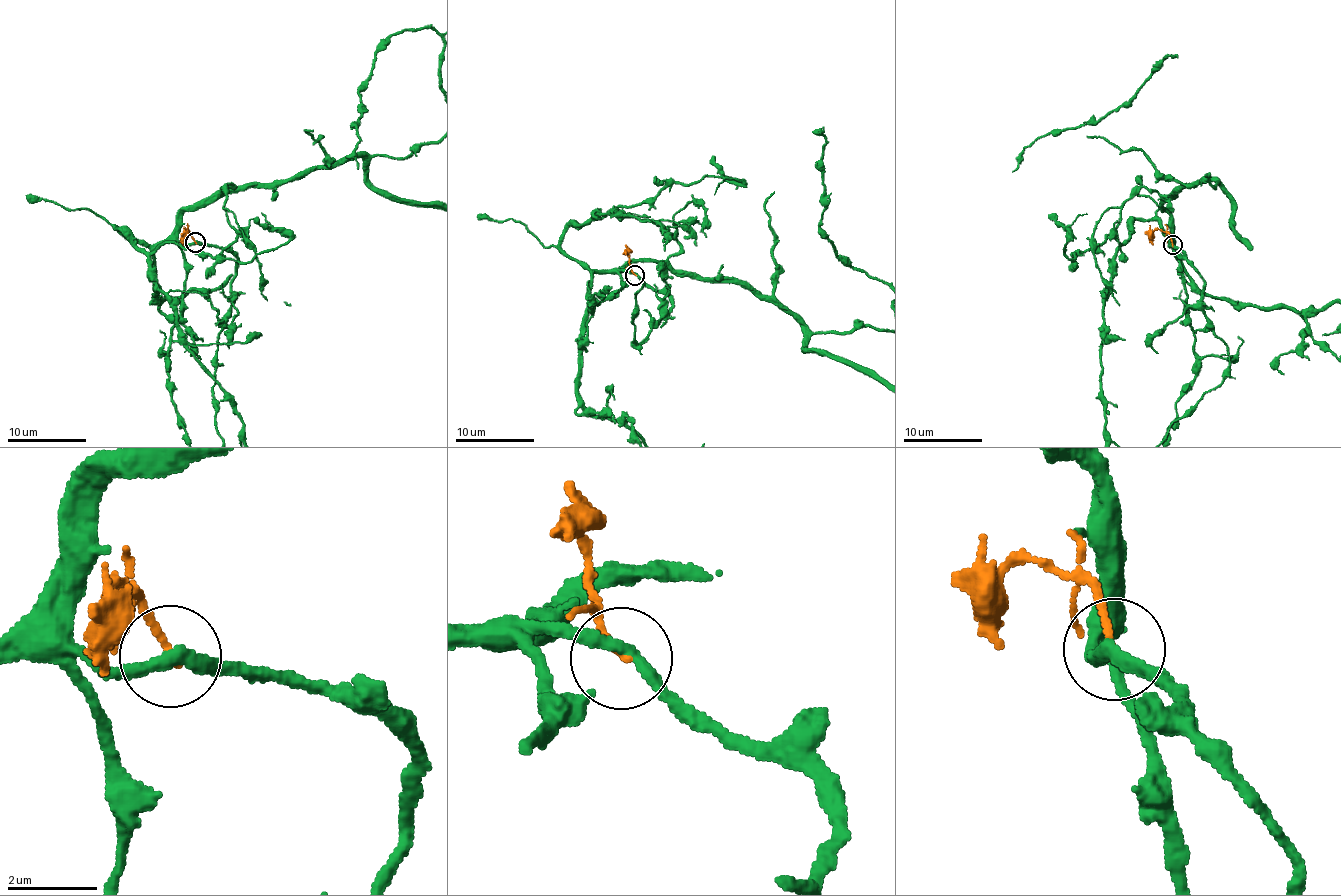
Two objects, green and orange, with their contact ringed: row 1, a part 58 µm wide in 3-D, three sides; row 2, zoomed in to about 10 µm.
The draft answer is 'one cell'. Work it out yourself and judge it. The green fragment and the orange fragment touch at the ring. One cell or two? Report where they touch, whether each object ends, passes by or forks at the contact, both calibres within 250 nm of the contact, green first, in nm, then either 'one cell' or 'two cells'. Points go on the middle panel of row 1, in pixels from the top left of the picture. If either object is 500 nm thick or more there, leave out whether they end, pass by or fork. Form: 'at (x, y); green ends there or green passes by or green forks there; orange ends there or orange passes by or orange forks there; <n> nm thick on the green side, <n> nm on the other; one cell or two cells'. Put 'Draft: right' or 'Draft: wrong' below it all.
at (635, 275); green passes by; orange ends there; 280 nm thick on the green side, 160 nm on the other; two cells
Draft: wrong

